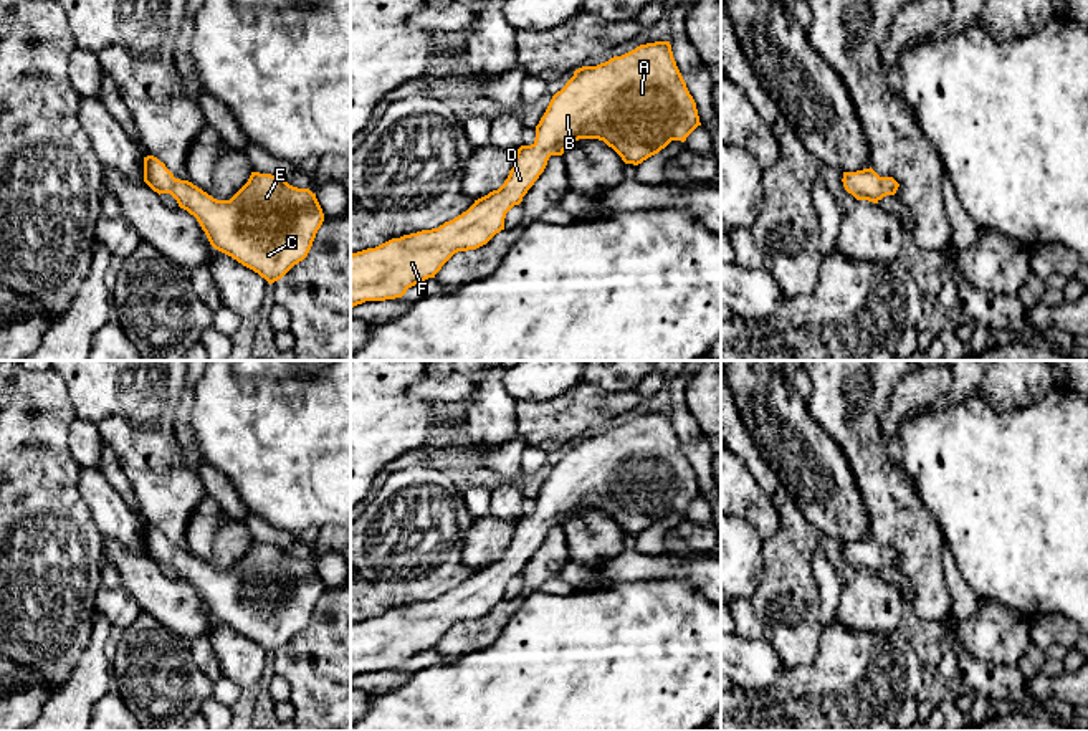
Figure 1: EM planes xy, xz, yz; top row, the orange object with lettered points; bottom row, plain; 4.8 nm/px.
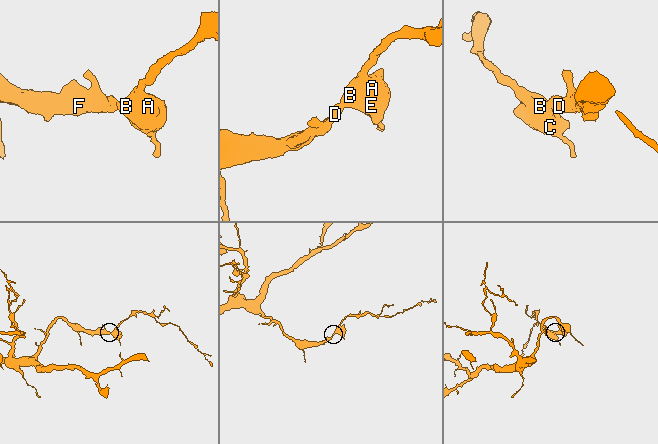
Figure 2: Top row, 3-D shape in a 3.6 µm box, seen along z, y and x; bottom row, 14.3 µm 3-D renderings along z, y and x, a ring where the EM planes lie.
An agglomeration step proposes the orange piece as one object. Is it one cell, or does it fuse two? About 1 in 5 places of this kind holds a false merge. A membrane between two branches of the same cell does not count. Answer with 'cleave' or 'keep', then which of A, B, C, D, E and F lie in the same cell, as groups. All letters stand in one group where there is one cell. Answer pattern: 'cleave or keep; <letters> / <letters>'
keep; A B C D E F

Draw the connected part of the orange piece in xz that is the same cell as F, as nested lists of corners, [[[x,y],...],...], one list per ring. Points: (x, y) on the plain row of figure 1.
[[[670,412],[640,415],[597,437],[582,437],[557,461],[539,494],[531,516],[521,516],[508,549],[488,566],[445,592],[438,599],[392,609],[375,619],[351,625],[351,680],[365,671],[402,668],[408,658],[435,648],[441,637],[458,622],[476,620],[504,600],[506,584],[544,542],[551,526],[562,526],[579,509],[599,509],[612,518],[625,534],[638,536],[658,524],[671,511],[685,513],[701,496],[696,473],[673,428]]]

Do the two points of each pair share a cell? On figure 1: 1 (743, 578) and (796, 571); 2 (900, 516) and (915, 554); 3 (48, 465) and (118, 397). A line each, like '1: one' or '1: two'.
1: two
2: one
3: two

